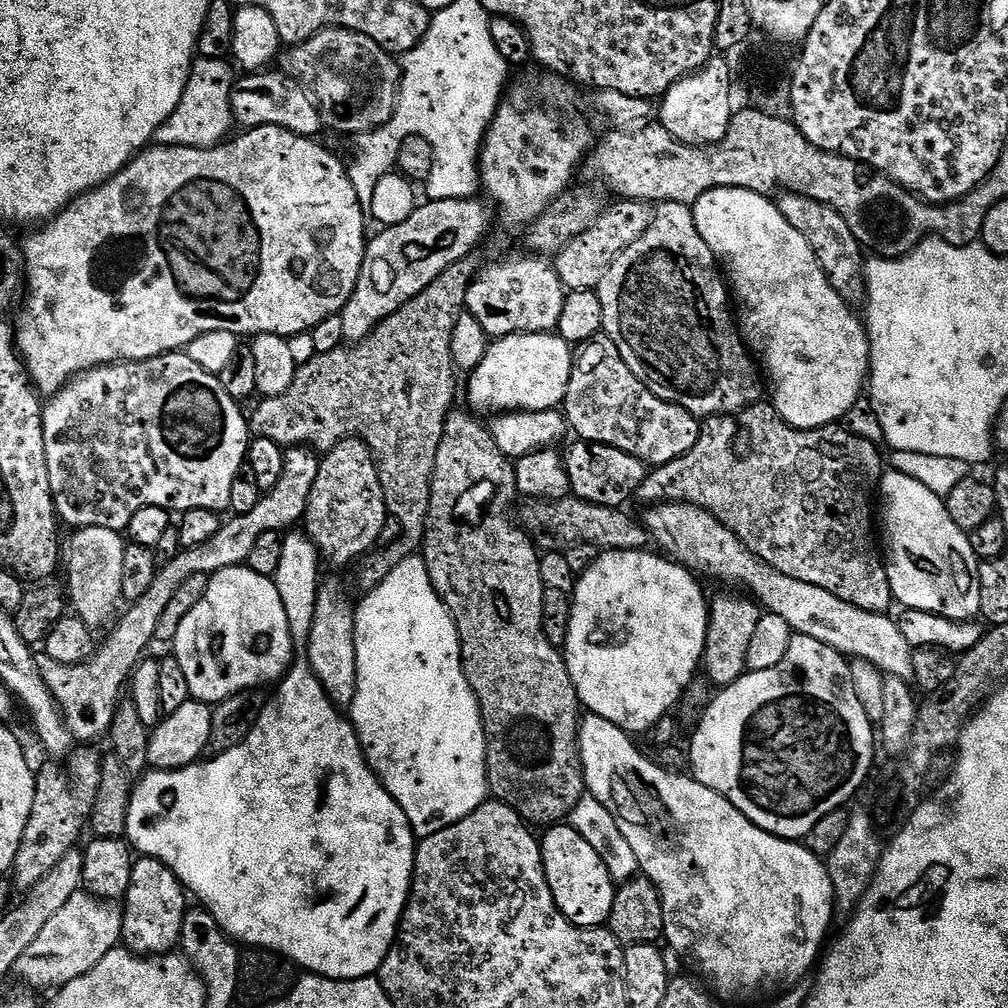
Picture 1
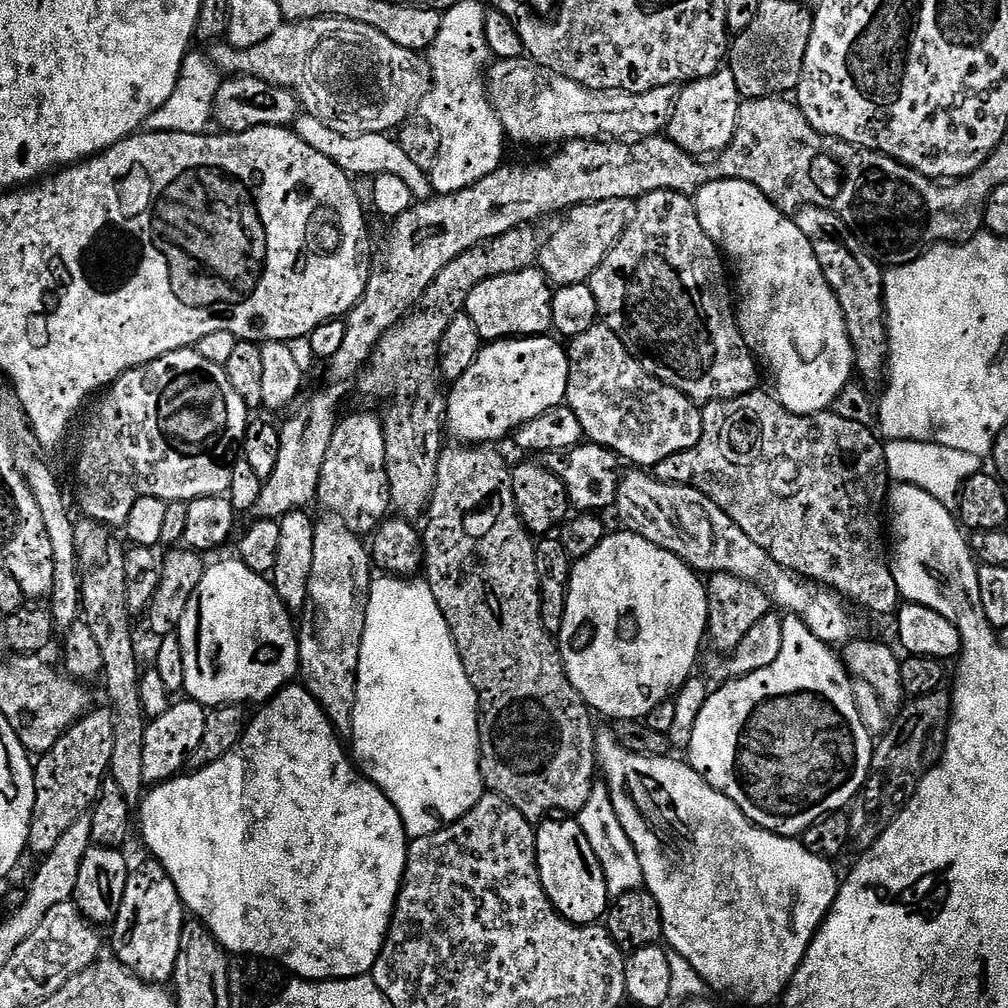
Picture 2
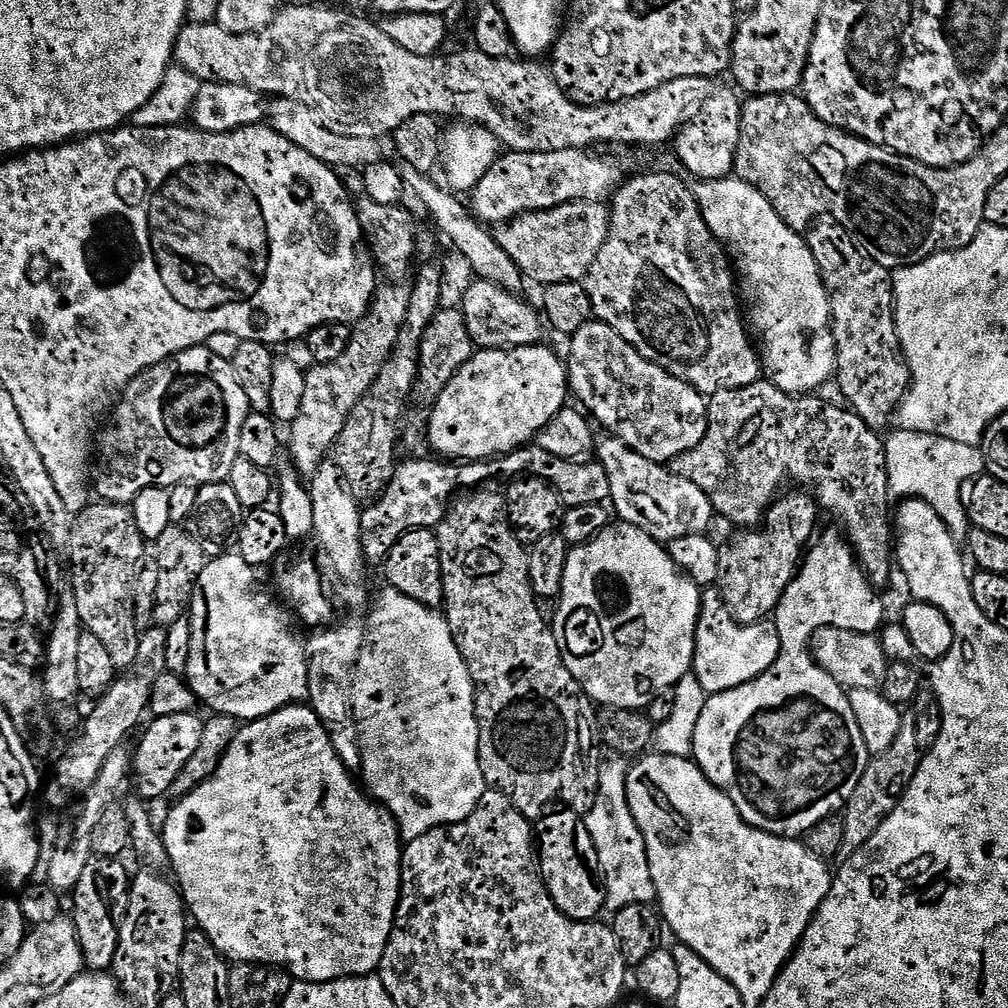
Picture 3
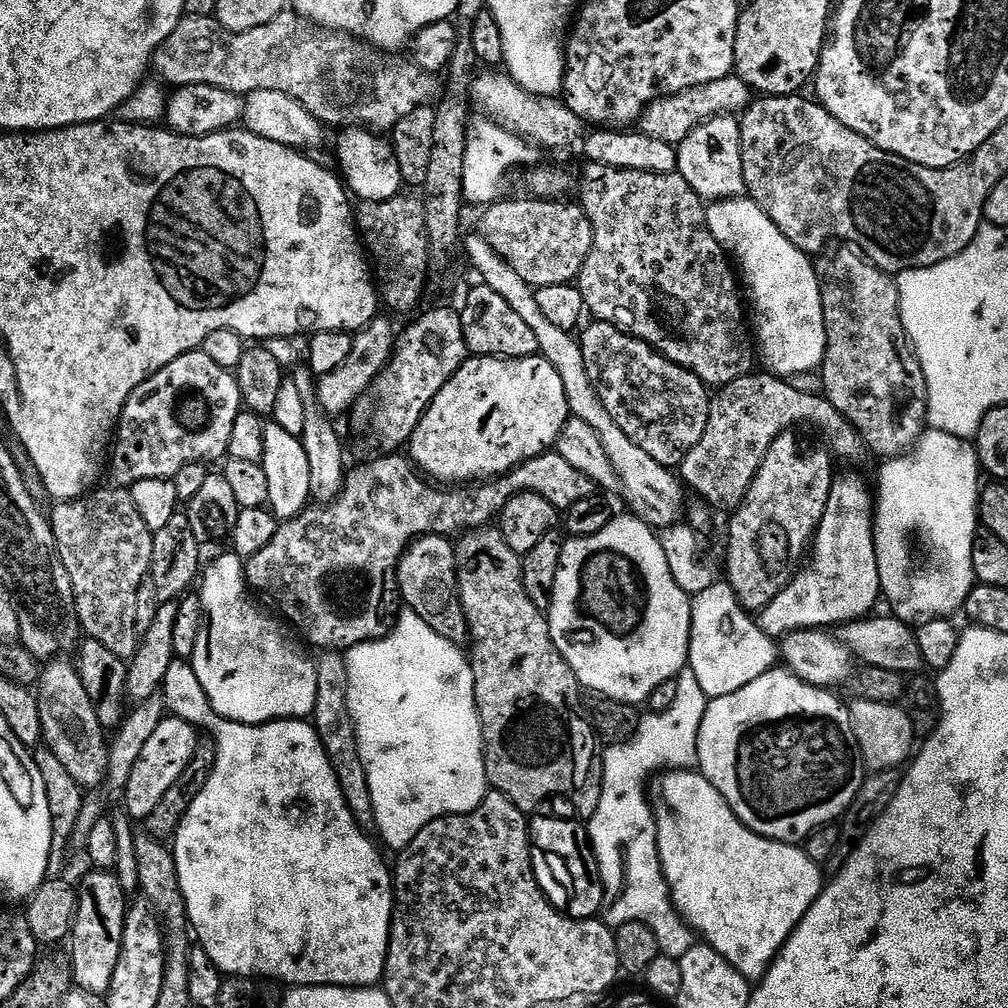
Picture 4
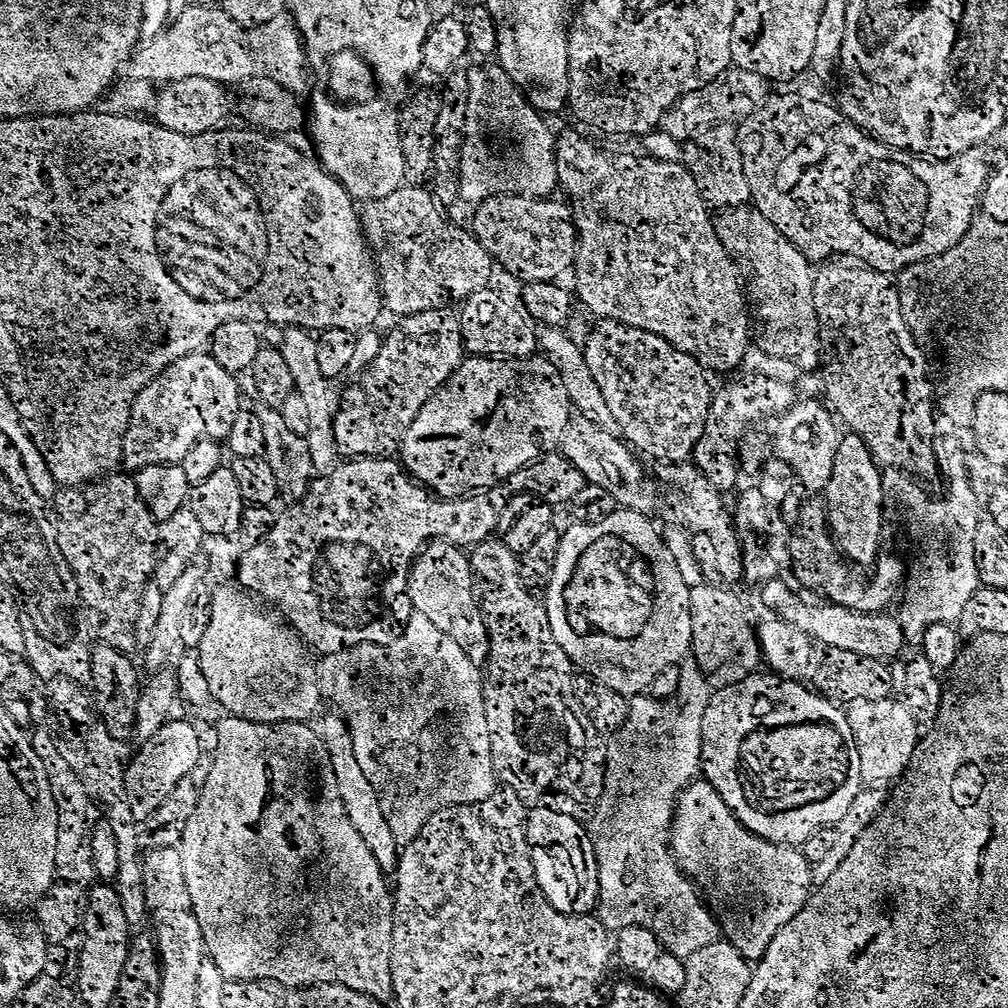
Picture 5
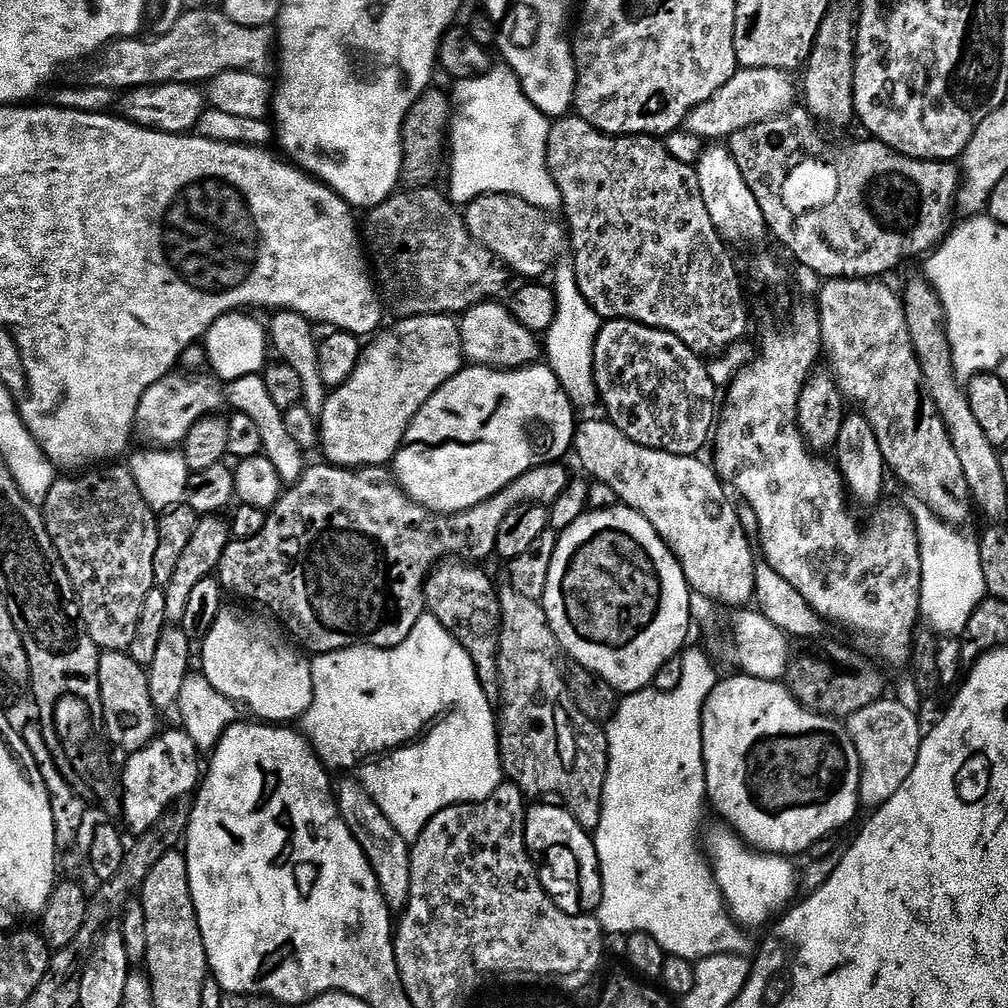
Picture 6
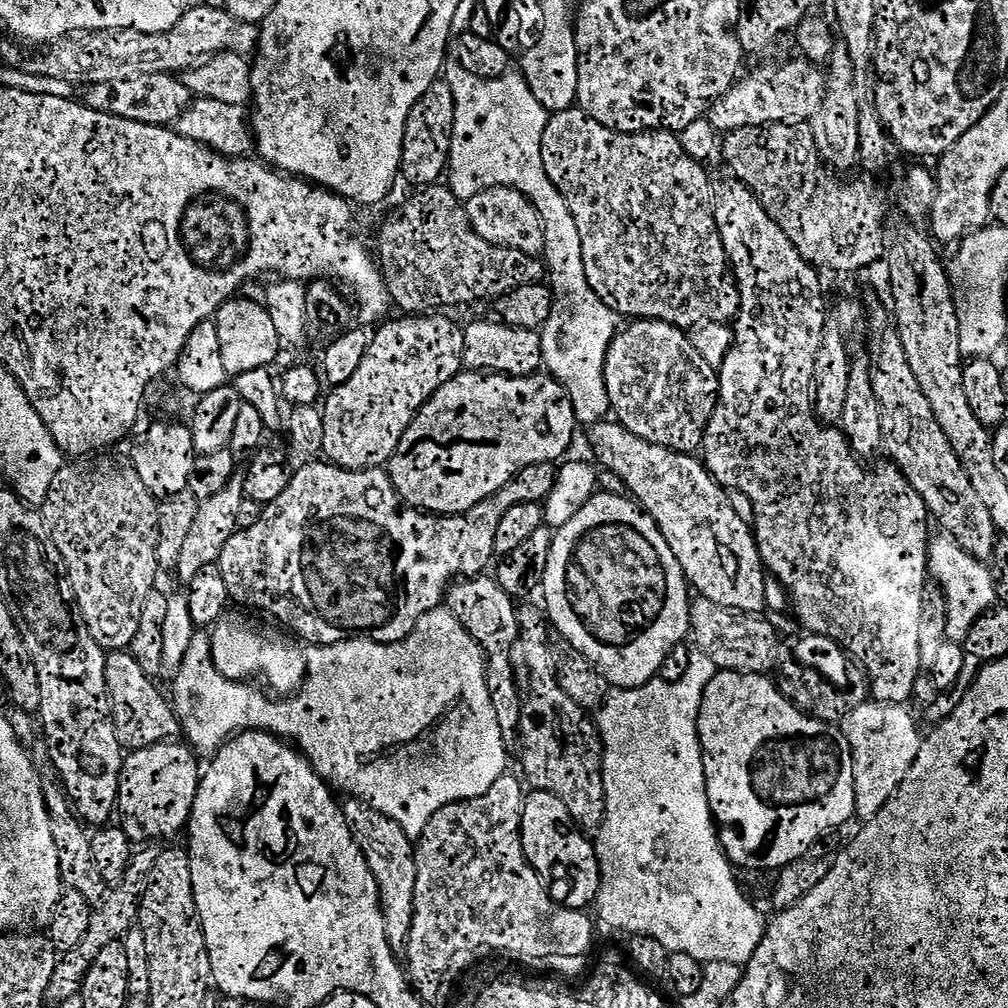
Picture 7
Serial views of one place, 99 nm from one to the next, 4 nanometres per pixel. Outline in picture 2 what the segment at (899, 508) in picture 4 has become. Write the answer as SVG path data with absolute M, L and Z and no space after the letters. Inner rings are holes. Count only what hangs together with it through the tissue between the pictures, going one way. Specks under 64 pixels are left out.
M889 440L884 444L884 457L889 477L896 484L909 484L926 490L942 506L959 509L960 491L964 483L982 470L981 457L966 454L963 450L950 450L950 446L938 446L930 442L910 442L909 440Z

